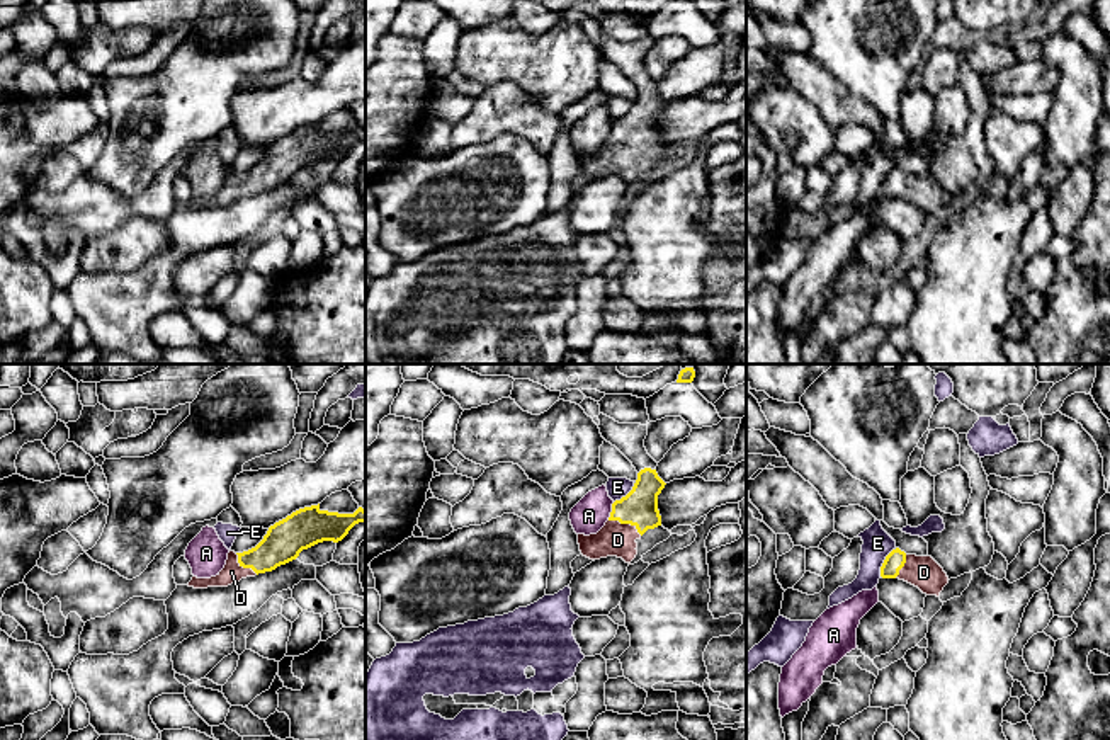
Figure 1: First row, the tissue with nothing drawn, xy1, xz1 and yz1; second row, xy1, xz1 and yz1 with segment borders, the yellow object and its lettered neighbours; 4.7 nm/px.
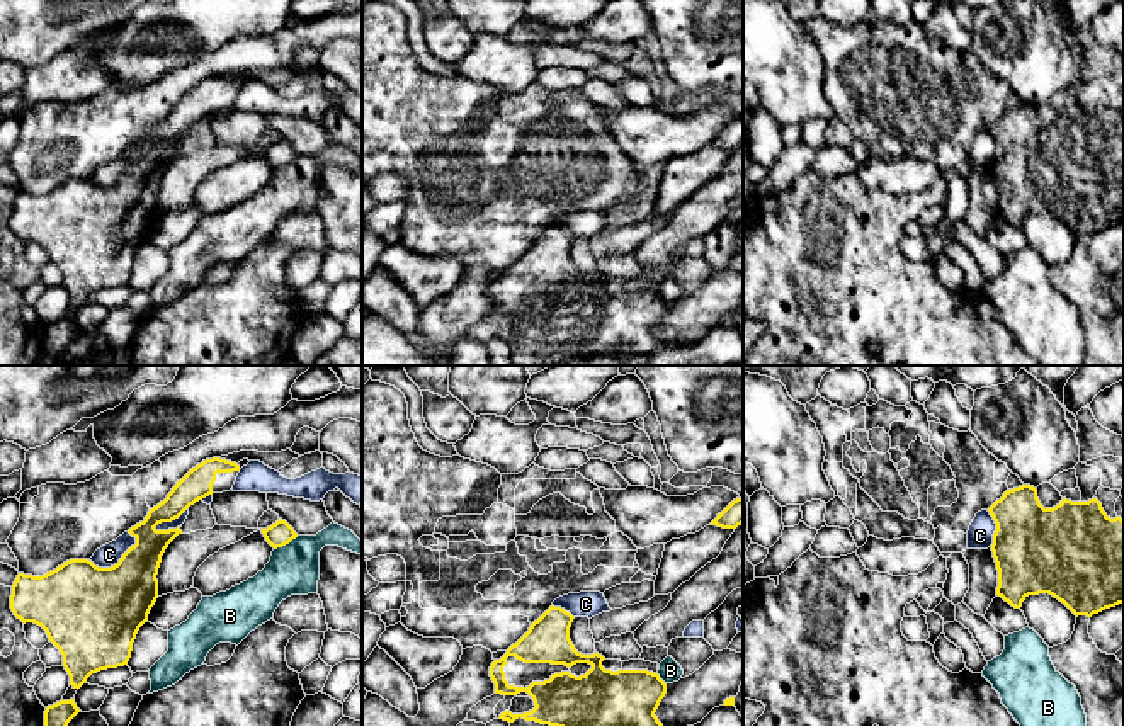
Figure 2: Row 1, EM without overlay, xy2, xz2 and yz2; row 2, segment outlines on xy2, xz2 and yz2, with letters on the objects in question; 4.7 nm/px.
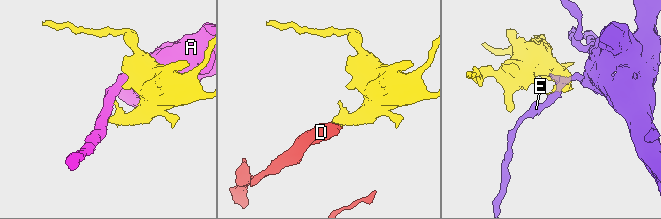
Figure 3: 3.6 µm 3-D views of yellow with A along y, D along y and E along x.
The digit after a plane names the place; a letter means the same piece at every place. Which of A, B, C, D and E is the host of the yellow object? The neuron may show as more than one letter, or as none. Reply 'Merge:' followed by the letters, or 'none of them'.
Merge: D

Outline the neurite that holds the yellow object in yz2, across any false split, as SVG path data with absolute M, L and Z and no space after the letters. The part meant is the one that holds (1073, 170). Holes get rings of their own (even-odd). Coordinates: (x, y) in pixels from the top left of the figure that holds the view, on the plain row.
M1030 104L1008 109L990 128L996 143L993 153L993 177L998 189L996 214L1012 226L1020 228L1029 214L1049 213L1063 221L1076 236L1092 236L1105 228L1124 223L1124 139L1110 138L1097 117L1071 121L1063 117L1059 124L1044 128L1037 109Z

